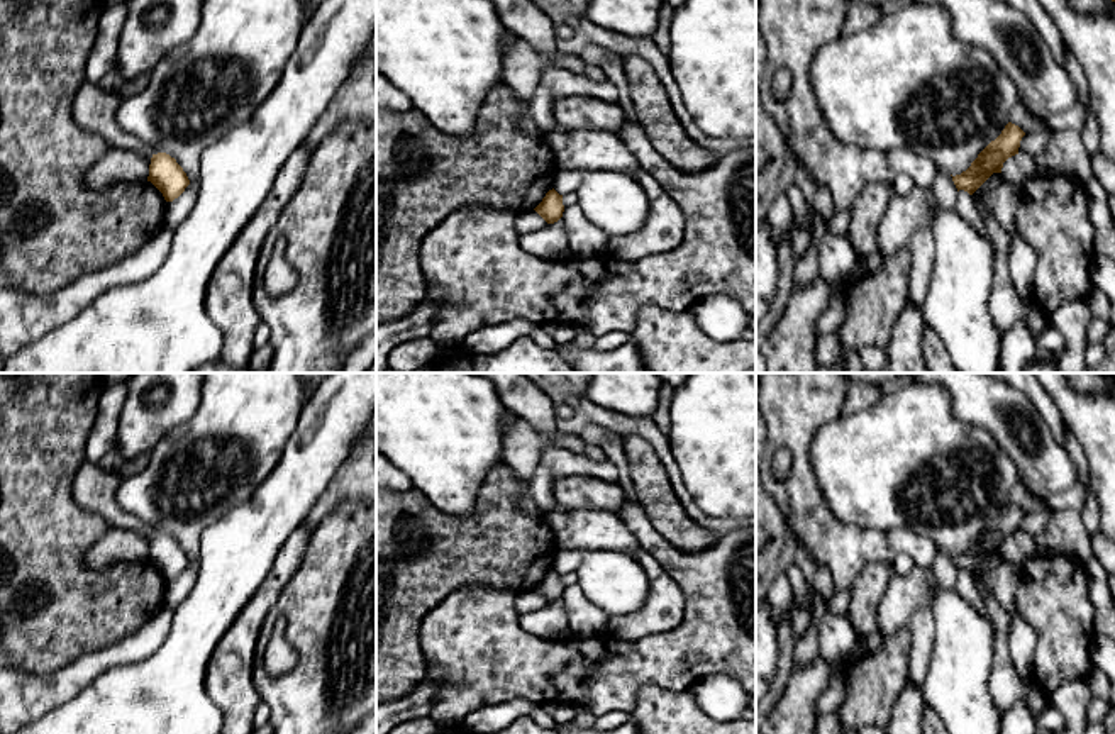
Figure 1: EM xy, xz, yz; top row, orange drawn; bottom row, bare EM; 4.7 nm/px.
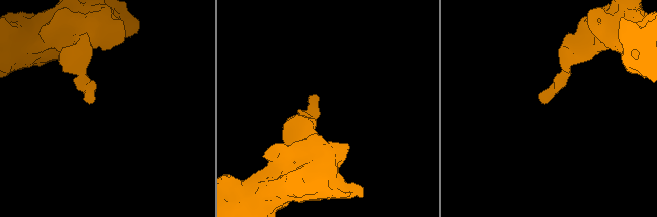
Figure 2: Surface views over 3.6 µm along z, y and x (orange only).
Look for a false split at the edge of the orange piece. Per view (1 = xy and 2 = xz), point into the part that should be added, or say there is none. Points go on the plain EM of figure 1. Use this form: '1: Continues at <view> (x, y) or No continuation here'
1: No continuation here
2: No continuation here

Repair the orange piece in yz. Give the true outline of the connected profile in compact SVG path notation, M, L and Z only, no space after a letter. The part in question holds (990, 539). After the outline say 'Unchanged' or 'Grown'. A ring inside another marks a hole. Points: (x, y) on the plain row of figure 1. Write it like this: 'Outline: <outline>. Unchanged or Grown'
Outline: M1008 502L1001 514L991 520L961 554L952 556L959 570L973 575L993 553L1001 553L1003 542L1018 534L1020 520L1025 512Z. Unchanged

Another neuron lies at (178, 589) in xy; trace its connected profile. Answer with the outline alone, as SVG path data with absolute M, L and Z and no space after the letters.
M188 564L178 578L166 583L164 607L175 610L190 593L197 581L197 575L197 566Z

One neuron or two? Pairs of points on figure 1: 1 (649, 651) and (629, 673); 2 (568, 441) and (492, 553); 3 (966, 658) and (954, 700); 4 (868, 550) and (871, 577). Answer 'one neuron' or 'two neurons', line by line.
1: one neuron
2: two neurons
3: one neuron
4: two neurons

